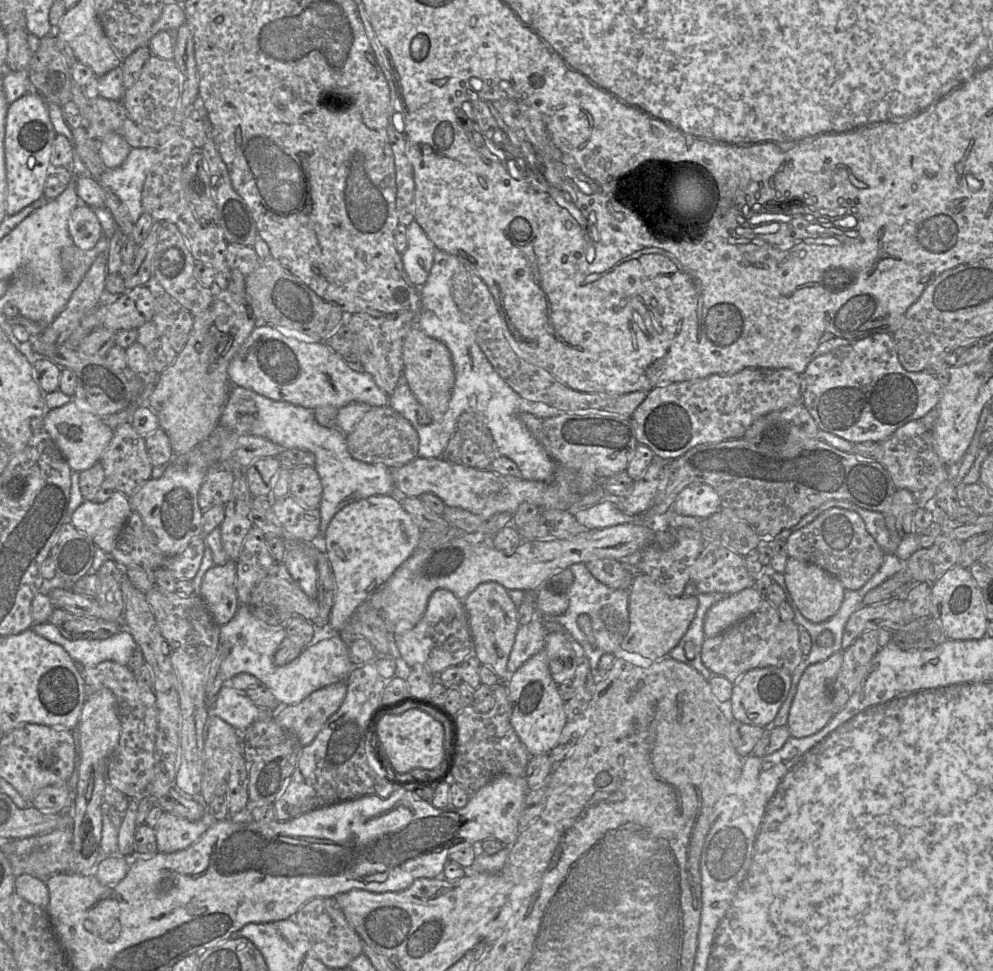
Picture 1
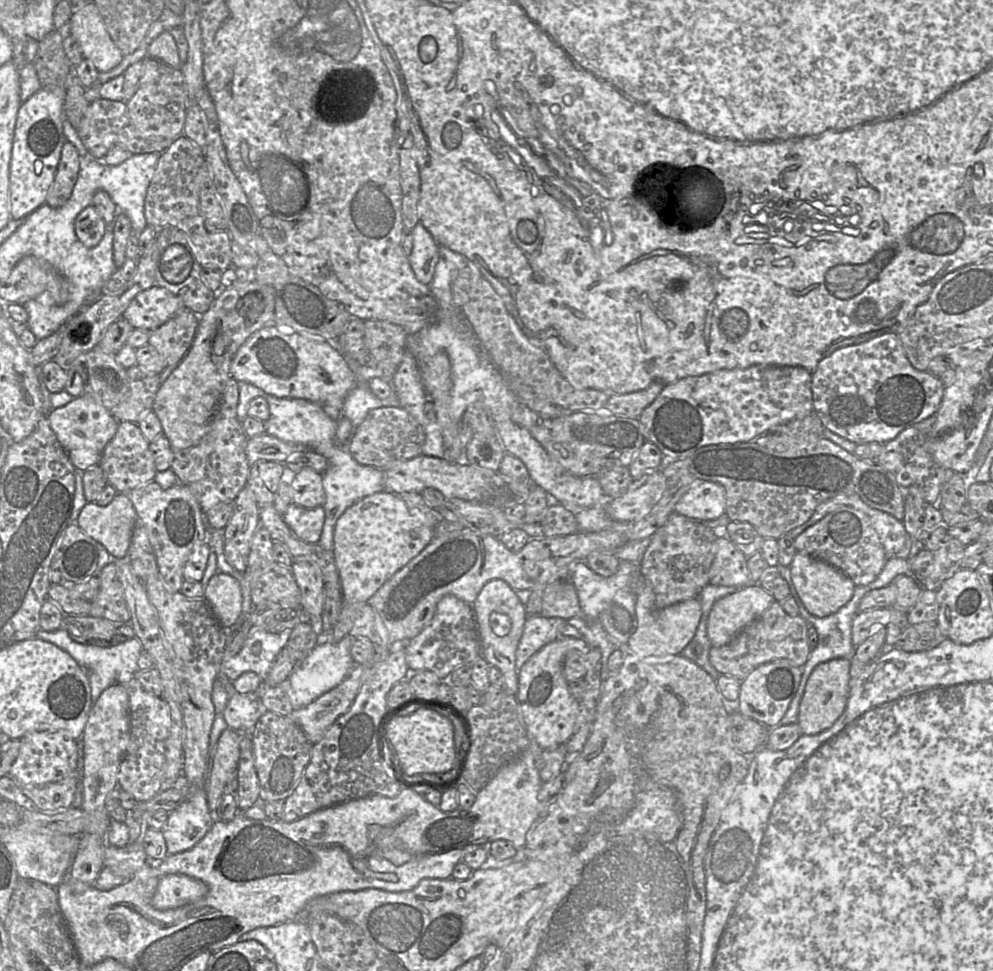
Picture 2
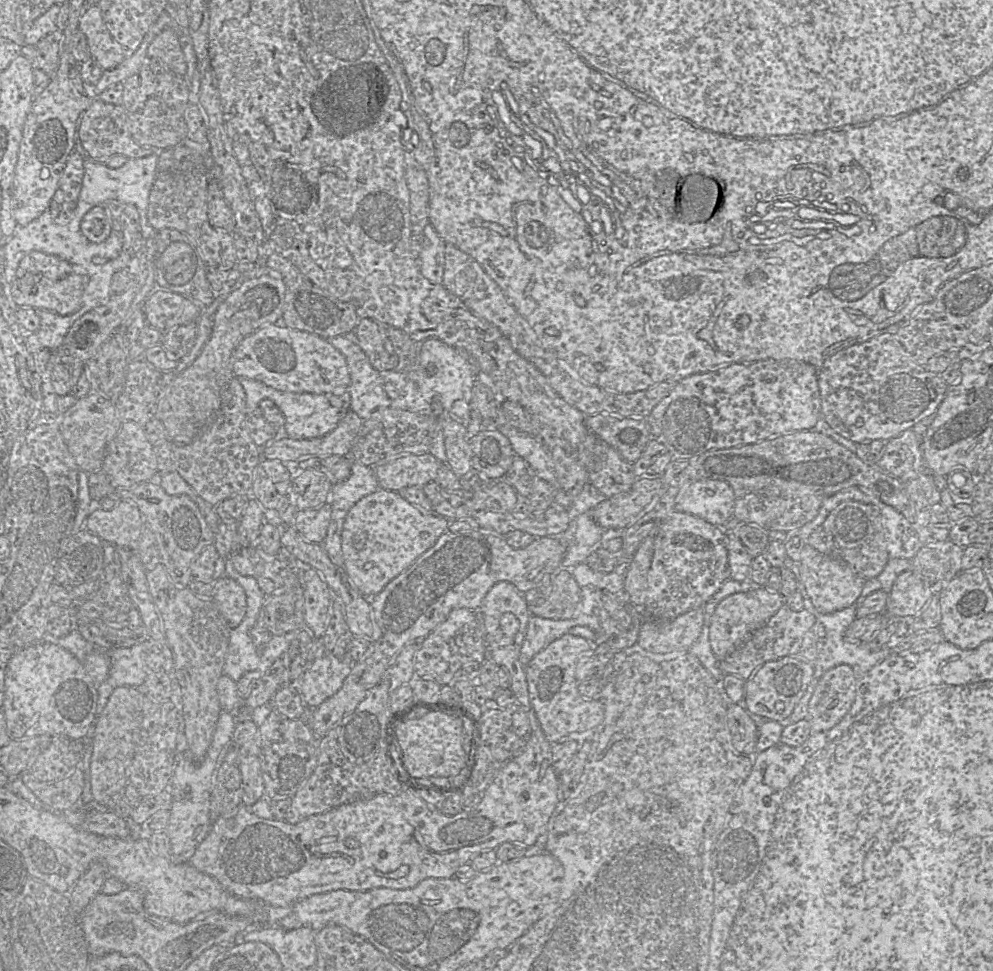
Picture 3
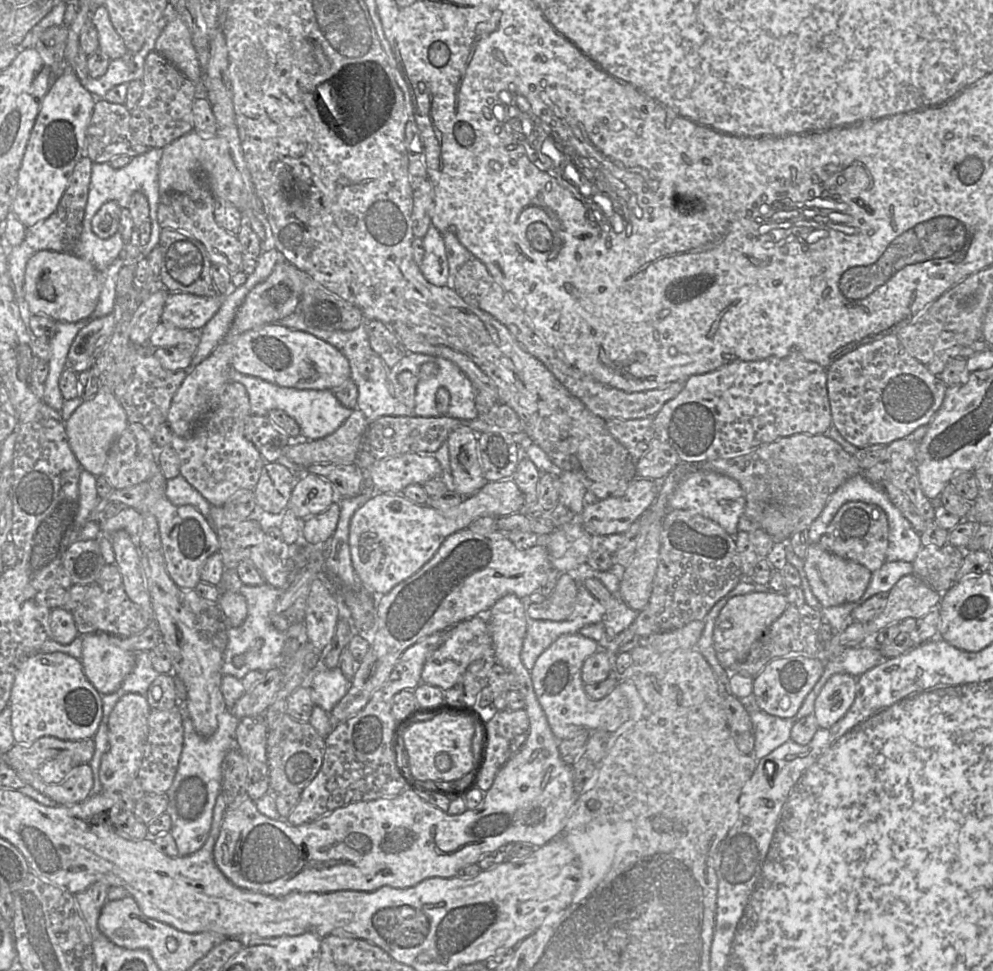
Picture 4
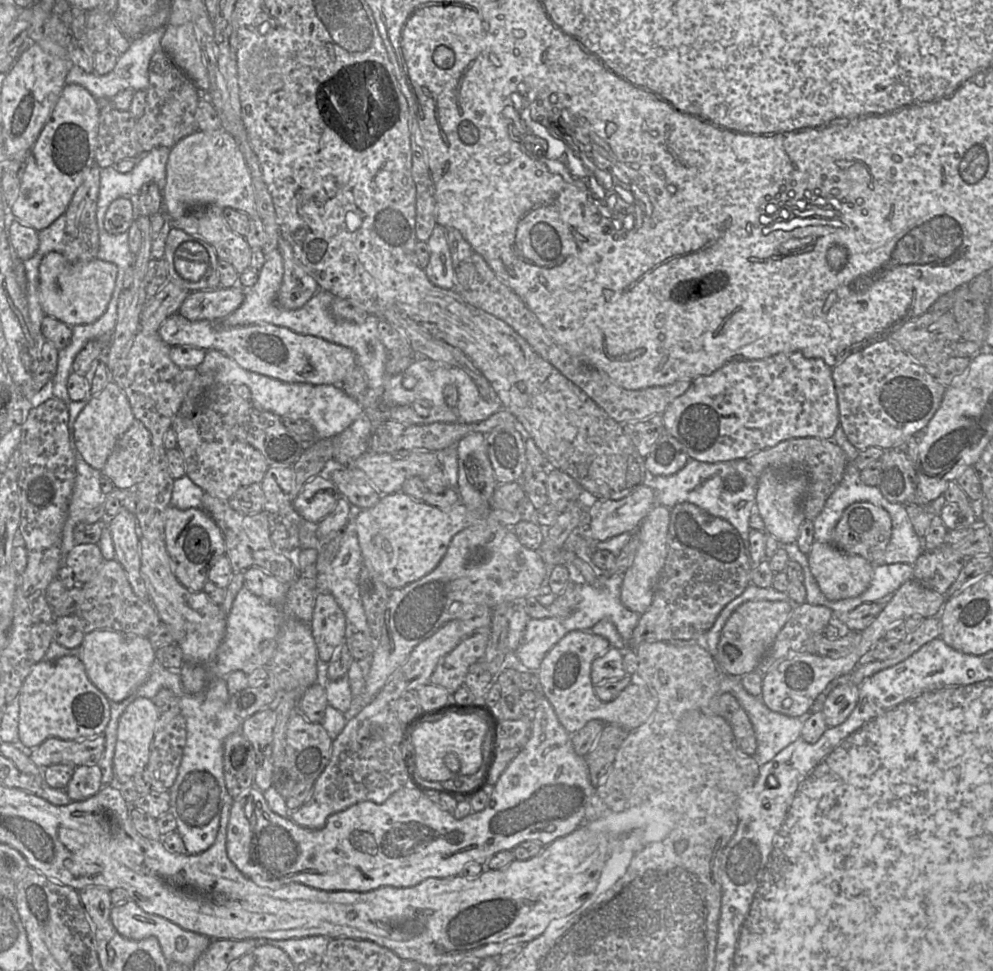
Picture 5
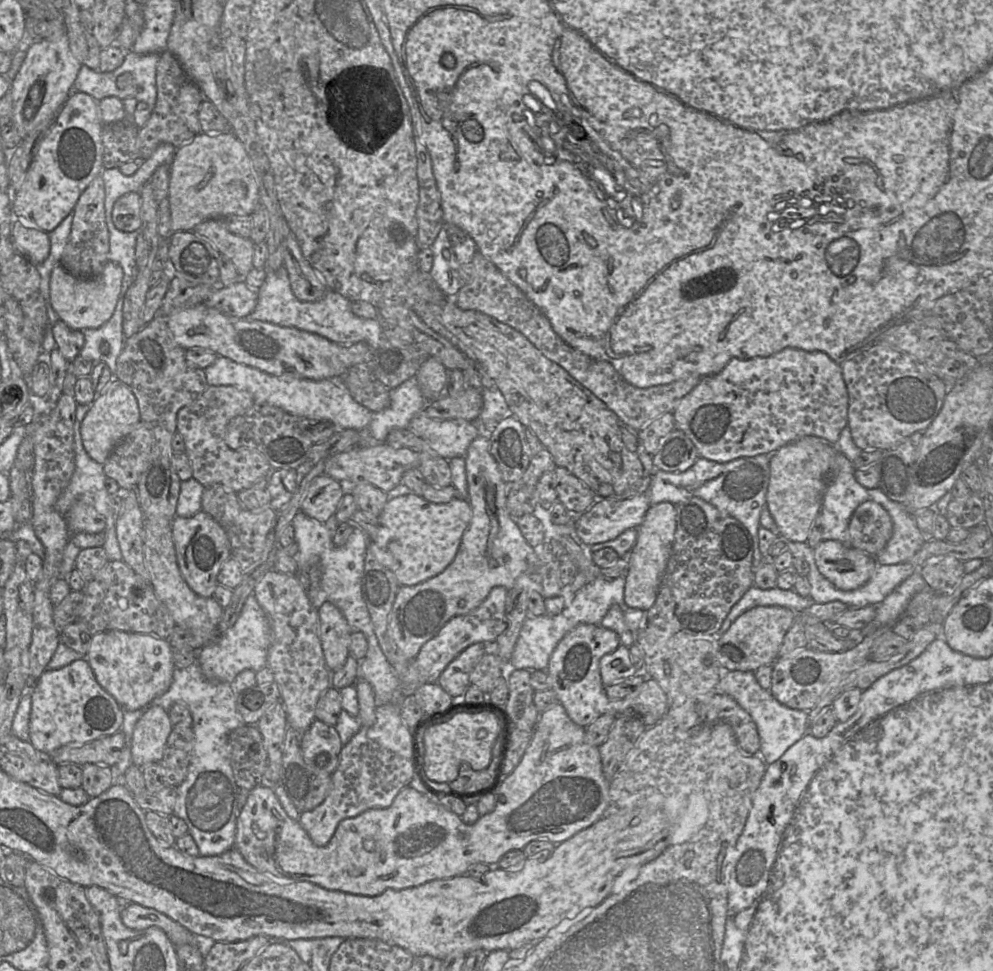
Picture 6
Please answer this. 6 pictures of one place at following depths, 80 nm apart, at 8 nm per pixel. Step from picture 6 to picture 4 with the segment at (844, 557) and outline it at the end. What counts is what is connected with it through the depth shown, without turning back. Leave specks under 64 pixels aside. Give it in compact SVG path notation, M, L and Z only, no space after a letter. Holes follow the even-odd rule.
M811 543L804 559L804 571L814 596L823 607L839 606L858 602L865 593L872 577L872 572L863 565L836 556L819 544Z

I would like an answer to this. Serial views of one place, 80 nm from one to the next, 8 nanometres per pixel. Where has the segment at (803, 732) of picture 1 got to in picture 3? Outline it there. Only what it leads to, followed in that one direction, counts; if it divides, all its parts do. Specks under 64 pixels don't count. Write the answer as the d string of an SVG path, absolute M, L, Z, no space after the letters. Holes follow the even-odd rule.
M841 664L826 671L808 704L805 720L811 732L827 731L839 723L855 700L856 688L856 673L849 665Z

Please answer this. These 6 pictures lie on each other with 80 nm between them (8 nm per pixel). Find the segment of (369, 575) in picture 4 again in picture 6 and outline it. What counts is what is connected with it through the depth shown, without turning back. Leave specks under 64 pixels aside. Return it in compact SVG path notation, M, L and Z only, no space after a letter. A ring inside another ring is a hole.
M412 493L389 499L377 517L365 520L357 527L366 532L371 541L372 554L395 574L400 586L415 586L437 576L452 563L471 518L472 509L467 499L457 497L448 503L437 504Z

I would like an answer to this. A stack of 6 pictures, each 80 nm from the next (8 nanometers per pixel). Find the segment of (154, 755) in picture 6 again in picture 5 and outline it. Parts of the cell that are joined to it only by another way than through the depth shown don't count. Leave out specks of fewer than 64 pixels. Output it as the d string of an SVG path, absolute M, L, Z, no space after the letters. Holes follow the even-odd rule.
M138 697L131 702L119 718L117 726L117 739L113 756L113 782L109 785L117 786L132 780L137 773L143 772L149 756L150 747L154 737L155 726L160 713L151 699Z

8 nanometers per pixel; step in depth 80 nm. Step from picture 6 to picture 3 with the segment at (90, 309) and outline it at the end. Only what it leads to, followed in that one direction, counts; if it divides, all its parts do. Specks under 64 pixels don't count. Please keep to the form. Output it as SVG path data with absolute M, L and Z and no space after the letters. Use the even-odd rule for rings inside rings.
M40 251L27 254L19 263L16 278L10 284L11 298L16 306L45 309L59 315L70 315L78 310L88 283L84 268L57 256Z

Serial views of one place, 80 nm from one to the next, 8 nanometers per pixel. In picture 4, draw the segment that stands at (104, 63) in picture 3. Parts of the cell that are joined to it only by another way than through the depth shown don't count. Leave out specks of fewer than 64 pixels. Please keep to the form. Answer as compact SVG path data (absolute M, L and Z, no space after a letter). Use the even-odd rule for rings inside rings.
M104 5L98 6L90 15L90 20L98 32L99 48L110 61L123 57L127 48L121 36L115 30Z

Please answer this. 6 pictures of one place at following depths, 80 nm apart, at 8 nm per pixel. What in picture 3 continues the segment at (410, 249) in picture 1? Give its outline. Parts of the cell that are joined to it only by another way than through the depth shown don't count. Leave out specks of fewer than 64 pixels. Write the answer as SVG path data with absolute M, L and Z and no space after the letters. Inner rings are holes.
M428 223L422 233L423 248L417 259L422 275L433 284L442 284L445 267L446 242Z

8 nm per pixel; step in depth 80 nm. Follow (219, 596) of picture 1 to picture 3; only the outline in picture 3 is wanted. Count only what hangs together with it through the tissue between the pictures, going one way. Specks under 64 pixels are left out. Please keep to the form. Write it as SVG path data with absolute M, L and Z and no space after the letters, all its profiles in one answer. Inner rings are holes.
M228 576L215 580L211 599L216 603L229 628L234 629L242 622L247 601L243 588L235 580Z

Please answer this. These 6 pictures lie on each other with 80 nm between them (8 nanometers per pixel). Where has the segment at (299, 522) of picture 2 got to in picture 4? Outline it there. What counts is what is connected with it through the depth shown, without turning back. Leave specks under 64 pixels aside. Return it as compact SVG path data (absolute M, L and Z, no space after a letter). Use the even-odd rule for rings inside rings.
M337 499L324 512L305 519L303 535L311 544L324 544L331 539L340 516Z

